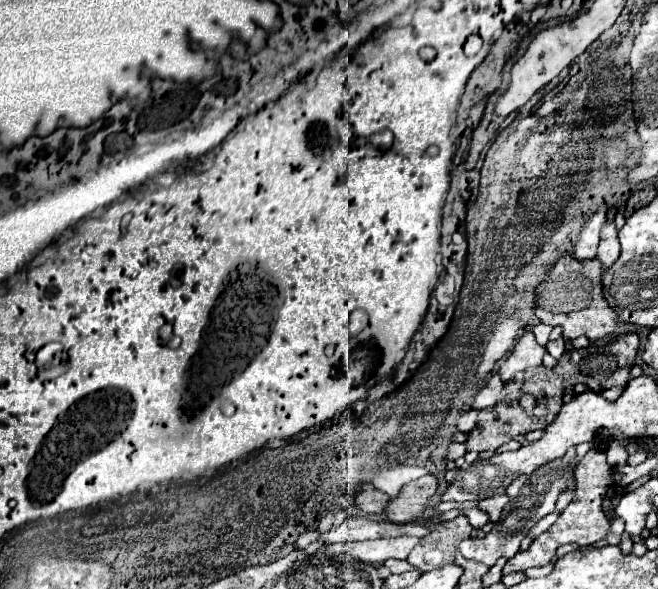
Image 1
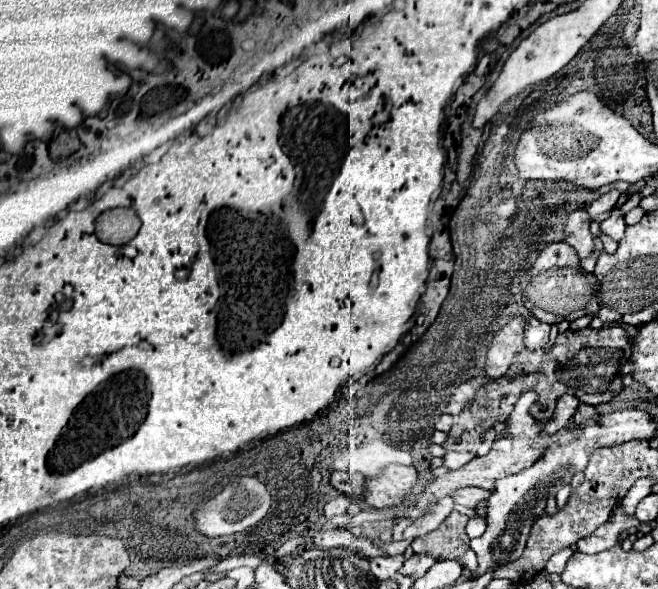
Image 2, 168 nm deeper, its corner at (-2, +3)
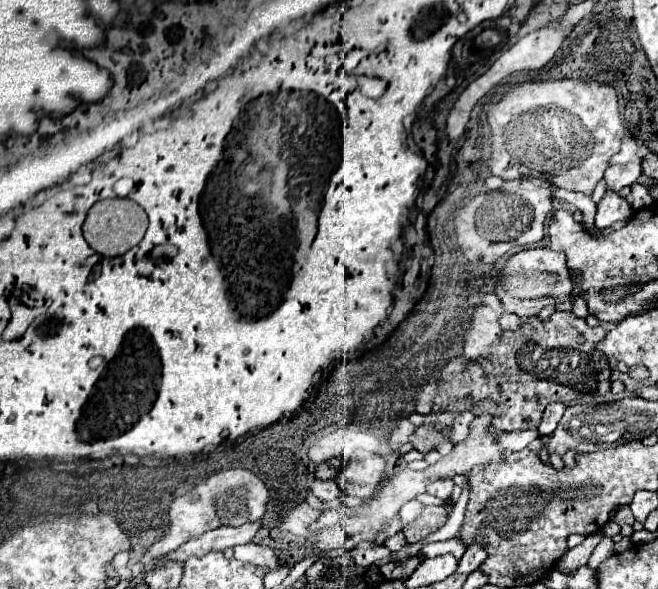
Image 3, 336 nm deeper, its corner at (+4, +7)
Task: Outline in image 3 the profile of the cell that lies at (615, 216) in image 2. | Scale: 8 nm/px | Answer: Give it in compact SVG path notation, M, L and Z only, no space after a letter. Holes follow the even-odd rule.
M606 191L604 199L598 205L594 223L598 229L606 229L606 227L612 227L616 221L628 219L630 213L632 213L632 207L626 203L626 199L622 199L614 191Z

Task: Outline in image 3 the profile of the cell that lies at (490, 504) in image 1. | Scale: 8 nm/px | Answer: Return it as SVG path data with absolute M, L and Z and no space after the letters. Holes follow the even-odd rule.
M452 479L434 481L434 483L430 483L430 485L426 487L426 491L428 491L430 495L436 495L436 497L440 497L440 499L444 499L444 501L452 495L452 489L454 489L454 481L452 481Z

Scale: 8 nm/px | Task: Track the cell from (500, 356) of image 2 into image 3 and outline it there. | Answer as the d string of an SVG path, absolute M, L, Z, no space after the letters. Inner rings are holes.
M492 293L486 295L480 307L472 315L472 325L466 331L466 341L464 341L464 355L472 361L480 359L486 355L494 343L500 341L502 327L498 323L500 315L504 313L504 307L500 299Z

